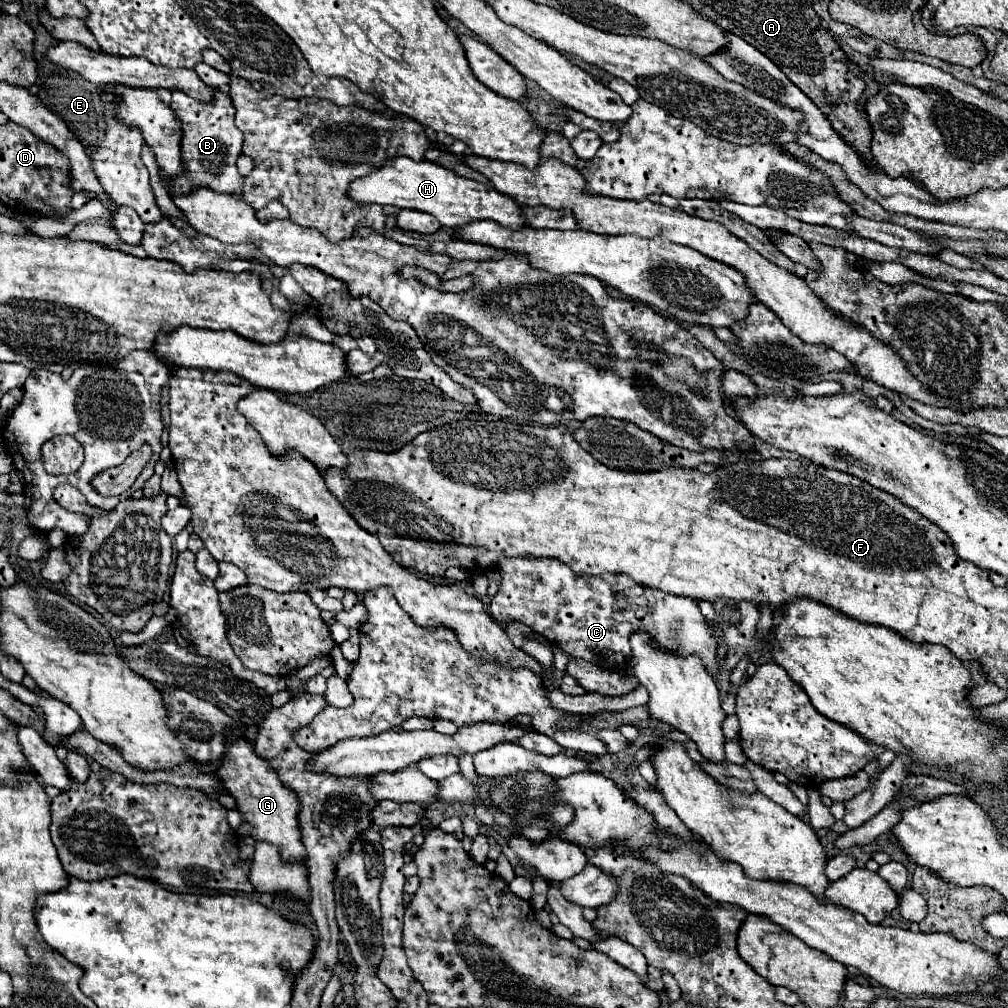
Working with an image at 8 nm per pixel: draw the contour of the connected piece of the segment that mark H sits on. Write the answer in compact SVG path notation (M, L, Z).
M407 157L389 159L389 163L379 167L379 171L373 171L363 179L355 179L351 187L347 187L347 195L351 195L351 199L363 205L377 203L377 205L393 205L399 209L423 211L433 215L443 227L449 229L457 229L481 219L489 219L511 229L525 227L521 207L509 195L503 195L485 183L459 177L441 165L429 161L417 163Z

